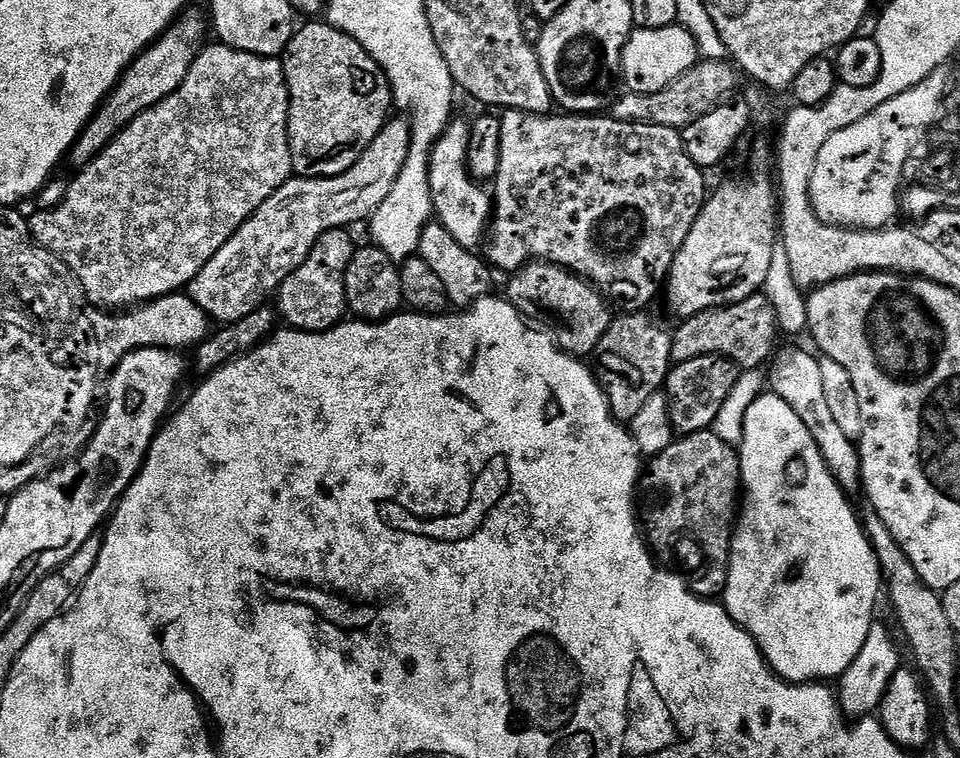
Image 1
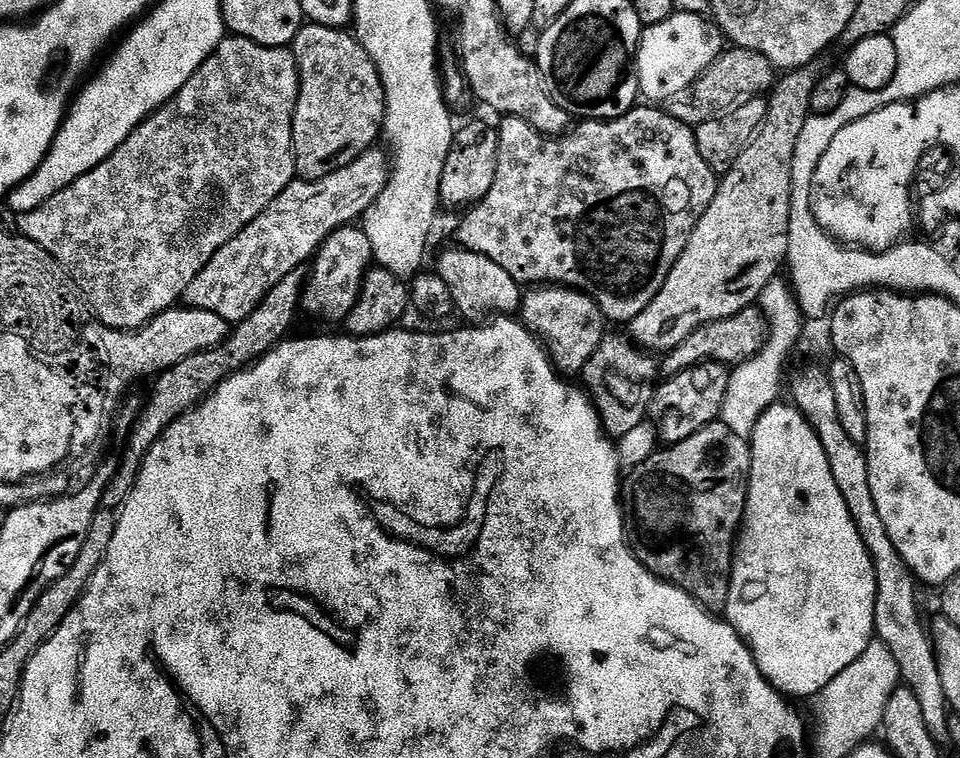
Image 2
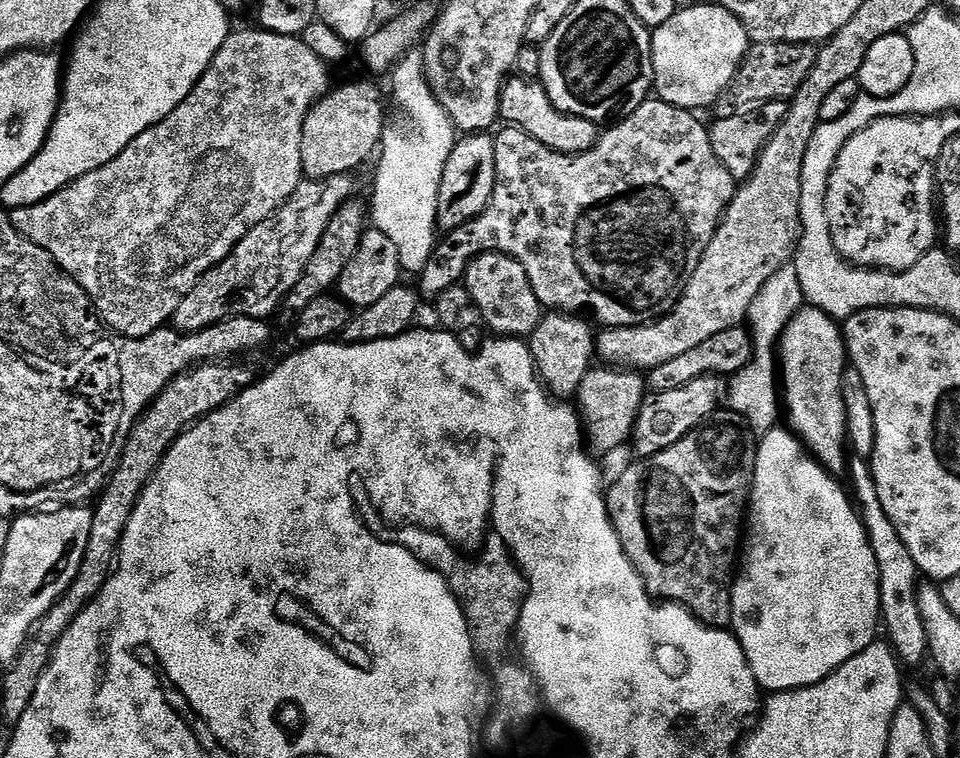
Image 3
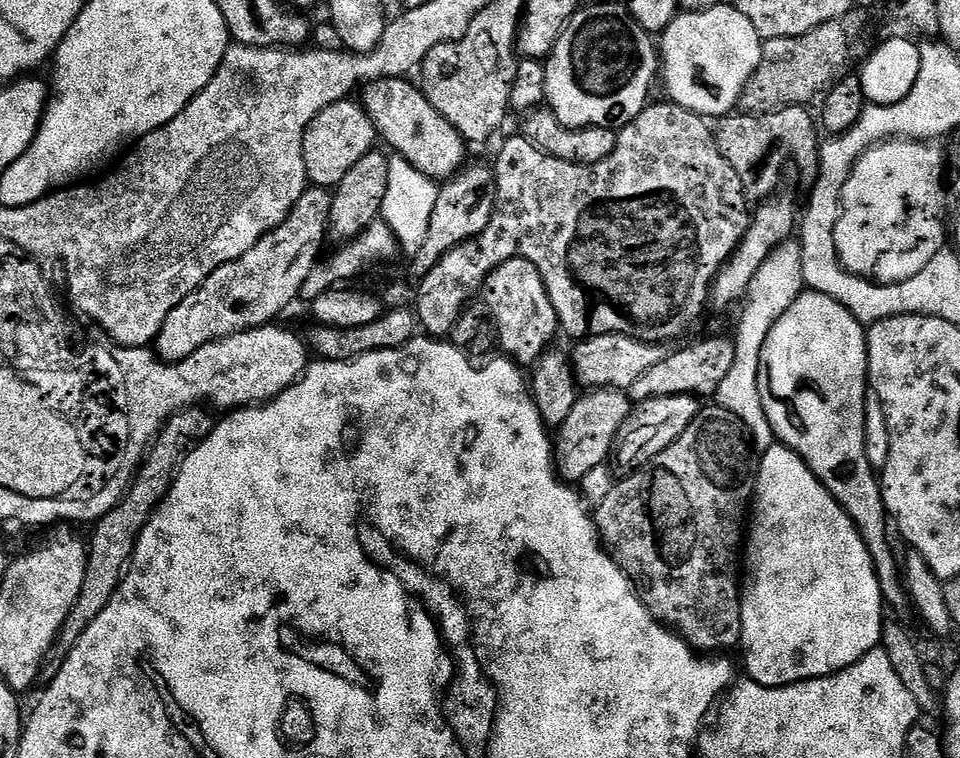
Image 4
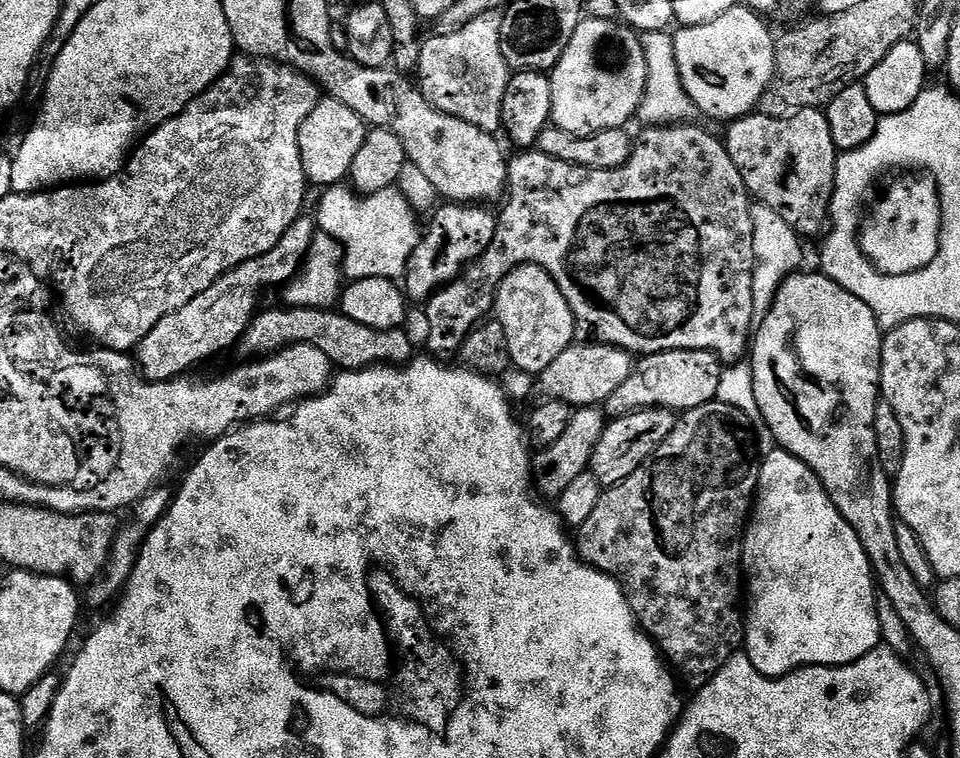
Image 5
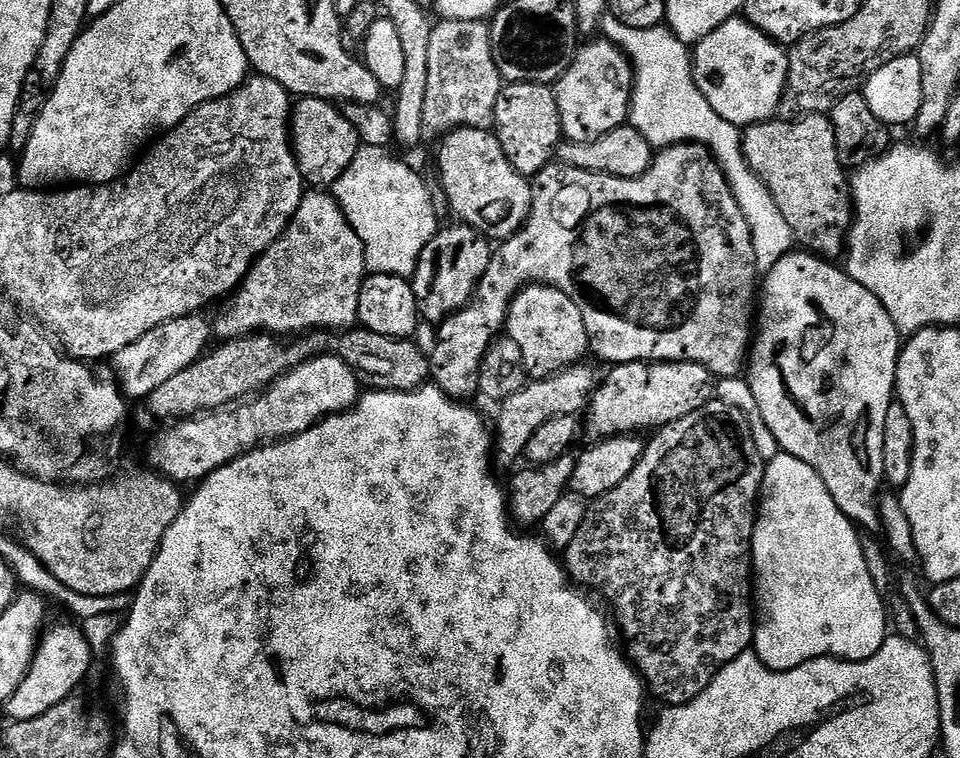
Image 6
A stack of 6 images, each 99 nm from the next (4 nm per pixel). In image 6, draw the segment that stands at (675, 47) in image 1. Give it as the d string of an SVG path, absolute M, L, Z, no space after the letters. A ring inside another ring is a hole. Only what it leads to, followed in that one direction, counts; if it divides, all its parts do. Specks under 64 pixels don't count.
M733 18L695 45L692 73L706 102L726 122L743 130L750 124L763 124L779 113L788 77L788 52L748 20Z

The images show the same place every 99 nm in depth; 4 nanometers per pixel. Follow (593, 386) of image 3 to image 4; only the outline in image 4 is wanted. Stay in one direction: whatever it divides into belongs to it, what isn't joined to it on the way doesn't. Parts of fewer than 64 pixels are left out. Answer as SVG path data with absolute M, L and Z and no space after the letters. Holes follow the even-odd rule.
M593 388L577 395L574 410L554 436L554 463L561 480L578 482L597 466L608 464L622 430L622 422L634 407L627 391L618 388Z

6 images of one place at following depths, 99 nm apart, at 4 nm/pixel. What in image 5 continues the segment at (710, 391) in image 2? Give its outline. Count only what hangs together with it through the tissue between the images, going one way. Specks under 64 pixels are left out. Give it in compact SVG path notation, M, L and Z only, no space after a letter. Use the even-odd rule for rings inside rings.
M644 408L641 412L631 412L625 416L617 416L609 419L604 425L602 438L598 440L598 446L594 448L590 470L598 482L604 488L612 488L620 484L638 466L642 466L670 438L674 430L678 416L671 408Z

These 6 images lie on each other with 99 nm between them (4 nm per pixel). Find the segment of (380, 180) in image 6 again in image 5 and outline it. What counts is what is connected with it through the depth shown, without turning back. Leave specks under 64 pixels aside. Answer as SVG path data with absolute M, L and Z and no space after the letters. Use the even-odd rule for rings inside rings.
M328 186L323 192L324 197L314 211L314 220L321 233L335 238L344 249L343 271L347 279L396 280L403 277L408 270L408 259L412 257L420 241L422 224L420 228L413 209L399 187L387 188L365 197L348 186Z

